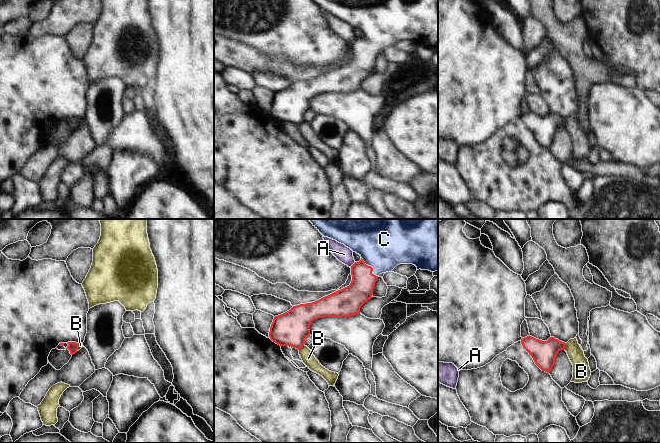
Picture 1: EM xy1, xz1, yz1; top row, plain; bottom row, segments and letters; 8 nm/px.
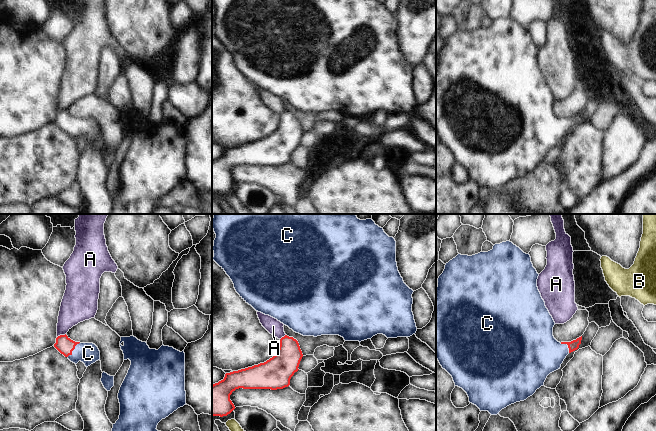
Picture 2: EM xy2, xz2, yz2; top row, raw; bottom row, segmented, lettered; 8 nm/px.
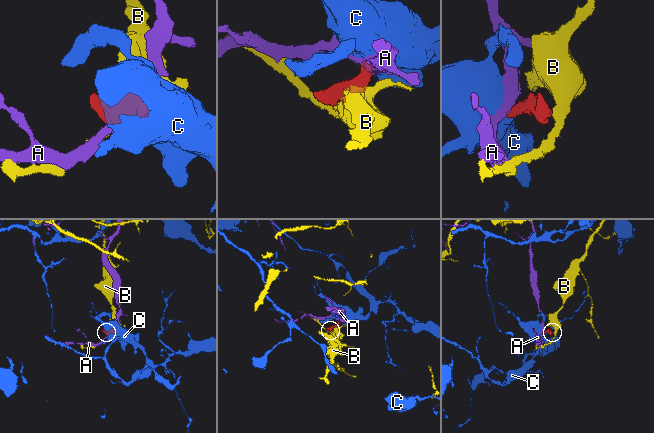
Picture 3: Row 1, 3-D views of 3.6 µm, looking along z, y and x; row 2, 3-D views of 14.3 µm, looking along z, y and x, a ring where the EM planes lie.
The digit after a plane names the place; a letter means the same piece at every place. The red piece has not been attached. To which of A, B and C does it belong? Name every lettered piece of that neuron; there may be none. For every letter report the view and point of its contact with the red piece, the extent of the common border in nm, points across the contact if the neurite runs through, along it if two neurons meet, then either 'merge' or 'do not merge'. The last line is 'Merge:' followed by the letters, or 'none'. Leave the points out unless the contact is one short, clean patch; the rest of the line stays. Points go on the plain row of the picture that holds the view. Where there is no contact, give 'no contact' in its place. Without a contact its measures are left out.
A: xy2 (61, 111) | 80 nm | along xy2 (65, 109), (57, 113) | do not merge
B: yz1 (564, 122) | 60 nm | along yz1 (566, 119), (564, 125) | do not merge
C: xz1 (370, 42) | 200 nm | across xz1 (360, 66), (364, 50), (370, 42), (380, 29), (382, 22) | merge
Merge: C

